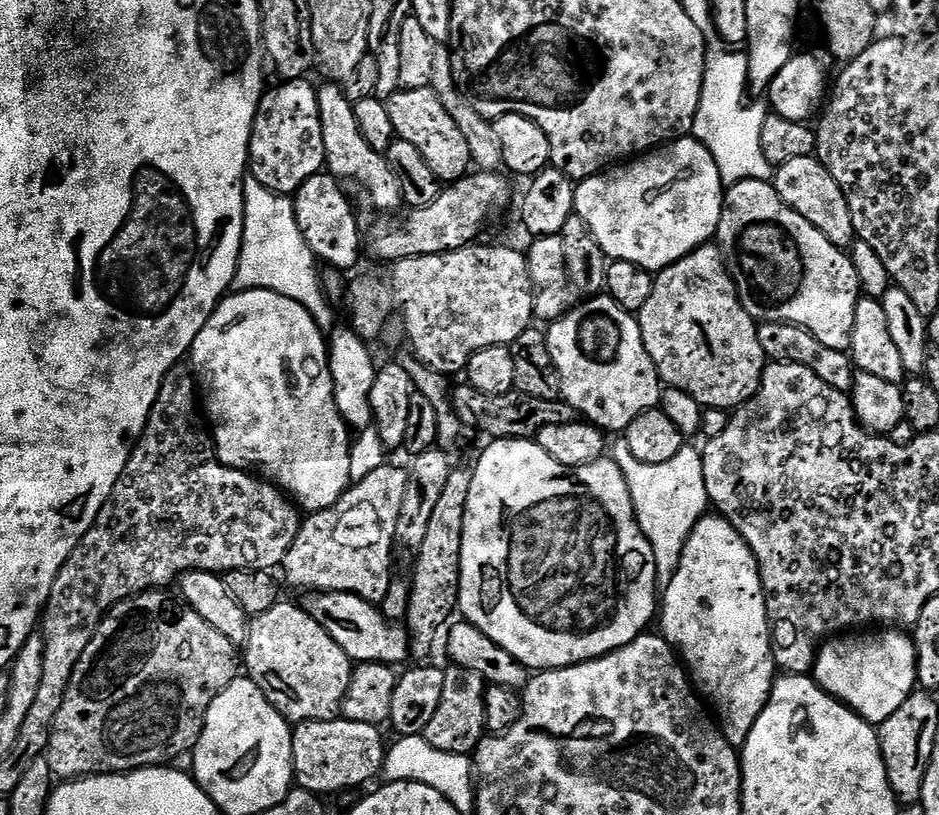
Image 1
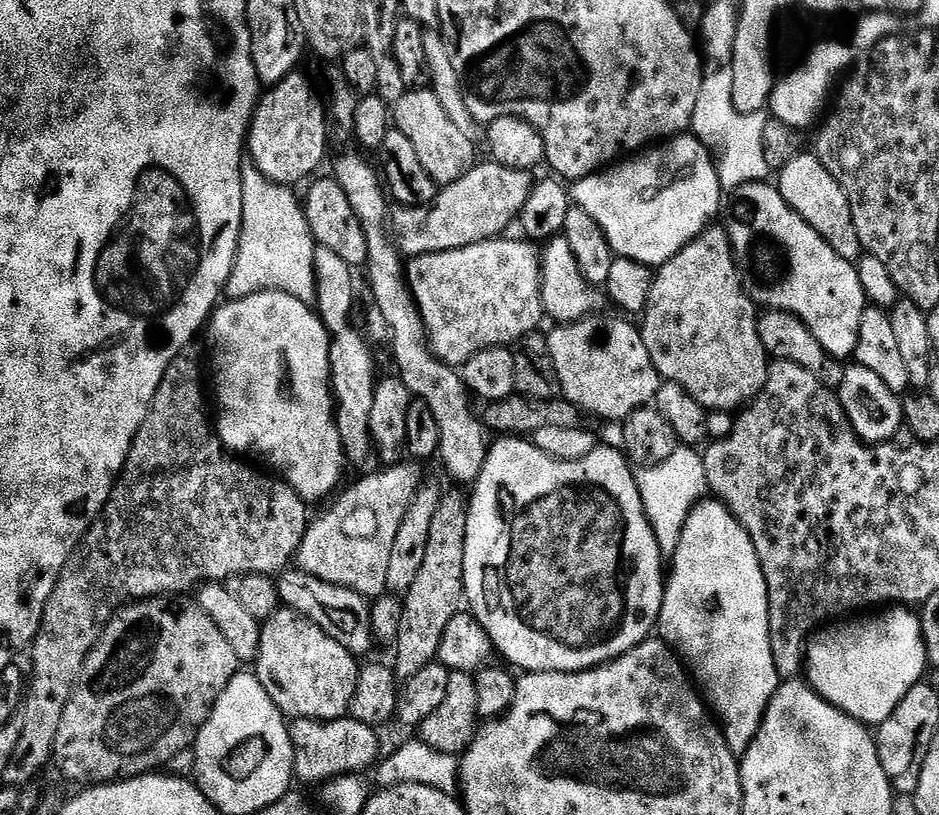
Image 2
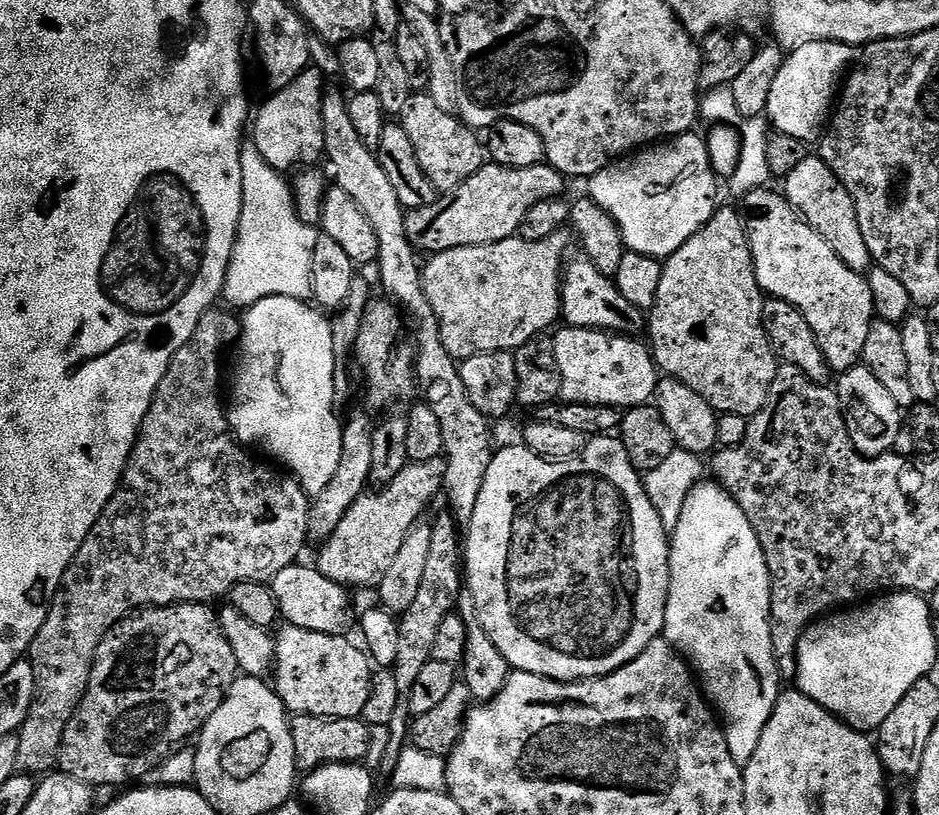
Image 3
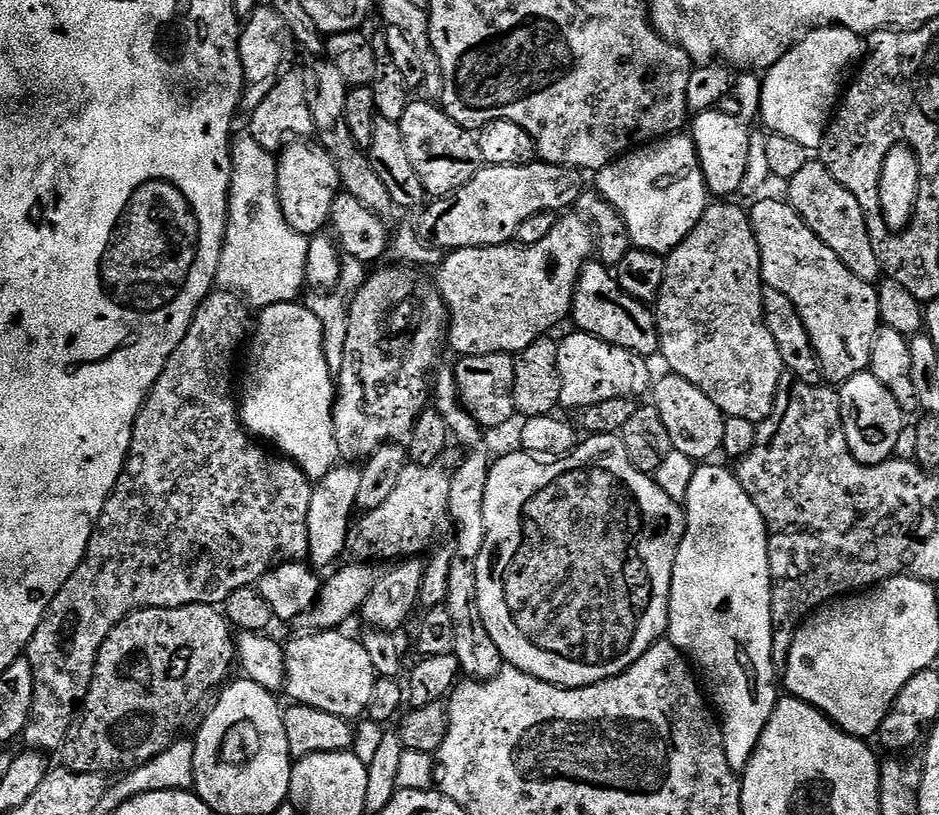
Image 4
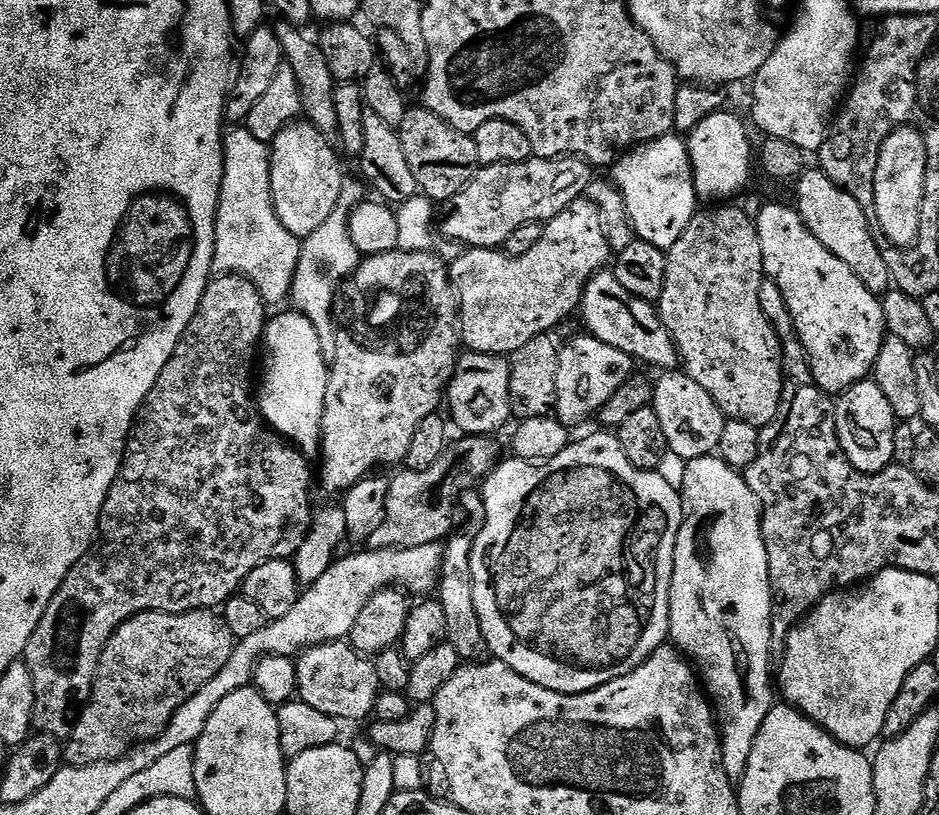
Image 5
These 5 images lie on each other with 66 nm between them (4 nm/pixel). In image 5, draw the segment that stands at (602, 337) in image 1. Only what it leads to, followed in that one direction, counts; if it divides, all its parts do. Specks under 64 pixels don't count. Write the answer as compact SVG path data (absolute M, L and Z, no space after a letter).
M583 334L576 336L560 349L558 358L558 394L554 415L557 420L569 426L583 422L587 416L595 417L600 408L633 375L632 357L606 346L597 336Z

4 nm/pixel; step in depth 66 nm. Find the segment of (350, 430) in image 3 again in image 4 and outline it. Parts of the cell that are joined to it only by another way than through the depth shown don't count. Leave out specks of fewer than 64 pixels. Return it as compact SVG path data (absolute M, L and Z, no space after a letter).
M338 464L330 474L315 483L311 494L309 513L307 515L307 544L306 553L309 563L318 570L336 561L338 556L347 549L348 534L356 508L359 483L361 482L360 468Z

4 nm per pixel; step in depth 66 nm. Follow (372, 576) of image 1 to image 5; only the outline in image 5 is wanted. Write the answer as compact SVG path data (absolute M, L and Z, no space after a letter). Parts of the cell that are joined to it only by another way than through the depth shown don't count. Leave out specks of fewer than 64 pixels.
M491 435L469 436L453 443L426 470L401 470L390 480L390 494L386 498L386 514L382 526L370 534L366 542L369 549L413 548L447 541L457 531L456 512L460 508L462 493L477 480L483 481L501 459L500 448Z

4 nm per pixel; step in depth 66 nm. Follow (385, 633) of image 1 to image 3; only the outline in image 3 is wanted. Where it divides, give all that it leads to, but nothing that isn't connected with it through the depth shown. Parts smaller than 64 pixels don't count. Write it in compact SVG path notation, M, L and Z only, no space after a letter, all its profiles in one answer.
M304 562L292 564L286 570L278 570L278 574L273 576L270 581L272 590L272 598L276 603L276 610L279 619L285 625L293 628L301 628L307 632L321 632L322 634L330 634L331 636L345 635L349 630L348 627L353 627L354 616L352 620L352 612L348 609L348 592L349 589L343 584L336 584L330 578L326 578L321 574L319 568L309 566L307 568Z

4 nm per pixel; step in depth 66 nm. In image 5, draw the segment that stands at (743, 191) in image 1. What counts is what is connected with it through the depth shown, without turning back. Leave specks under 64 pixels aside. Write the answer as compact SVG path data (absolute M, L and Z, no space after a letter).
M765 203L764 208L754 217L756 229L760 235L762 246L762 262L764 274L782 290L782 298L786 298L786 306L792 315L796 327L796 335L802 343L812 364L812 382L817 388L829 394L847 392L848 389L869 379L873 375L876 360L884 345L886 329L884 327L884 305L881 297L876 296L864 283L814 234L804 225L804 220L795 207L784 204Z

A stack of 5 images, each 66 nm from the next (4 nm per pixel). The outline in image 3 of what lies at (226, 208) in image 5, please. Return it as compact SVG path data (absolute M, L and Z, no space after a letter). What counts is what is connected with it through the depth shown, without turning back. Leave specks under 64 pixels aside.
M243 149L240 162L241 210L222 289L223 303L243 310L262 302L262 298L275 296L311 301L310 260L317 229L299 219L289 181L266 163L256 149Z

